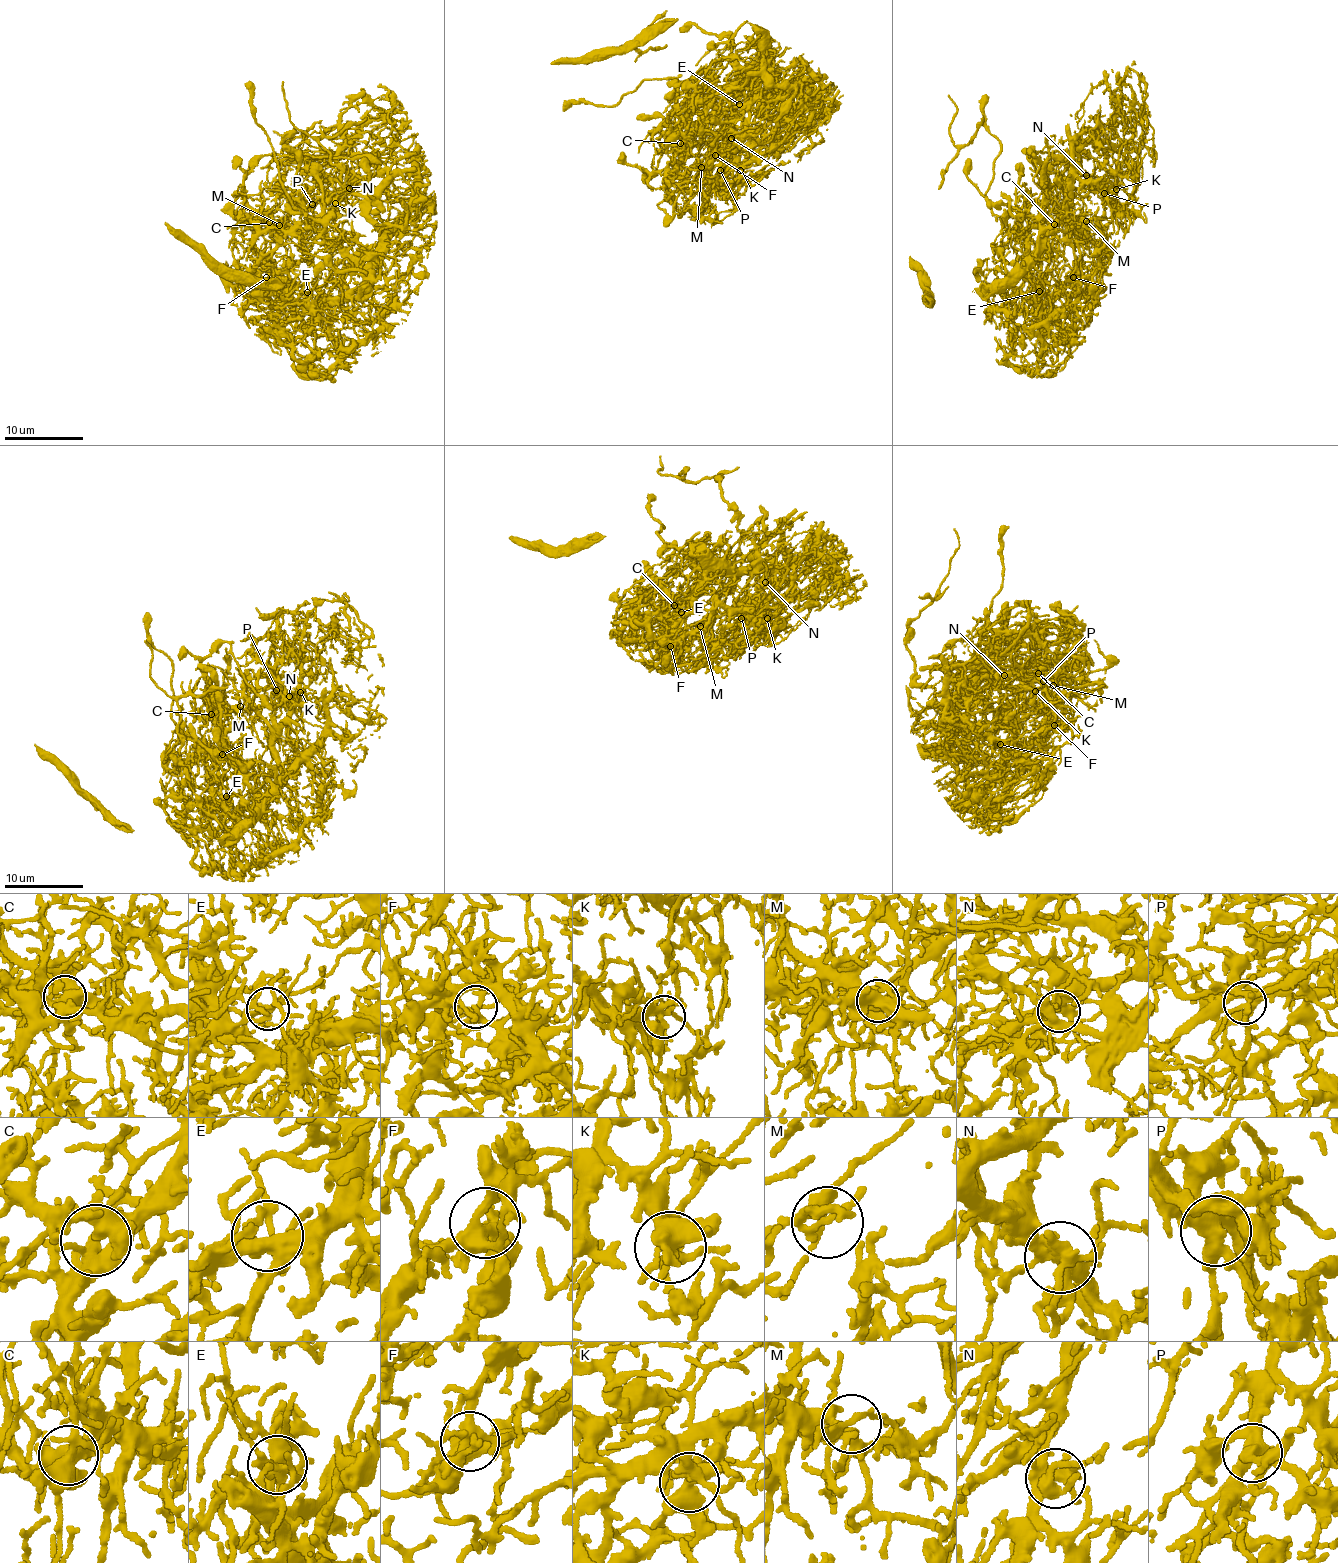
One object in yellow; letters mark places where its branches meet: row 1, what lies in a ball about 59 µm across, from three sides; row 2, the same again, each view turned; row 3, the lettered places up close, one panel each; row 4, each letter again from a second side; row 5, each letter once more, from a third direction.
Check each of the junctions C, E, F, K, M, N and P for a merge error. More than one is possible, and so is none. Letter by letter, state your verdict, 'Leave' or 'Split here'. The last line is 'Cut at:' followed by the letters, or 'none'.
C: Leave
E: Leave
F: Leave
K: Leave
M: Leave
N: Leave
P: Leave
Cut at: none

